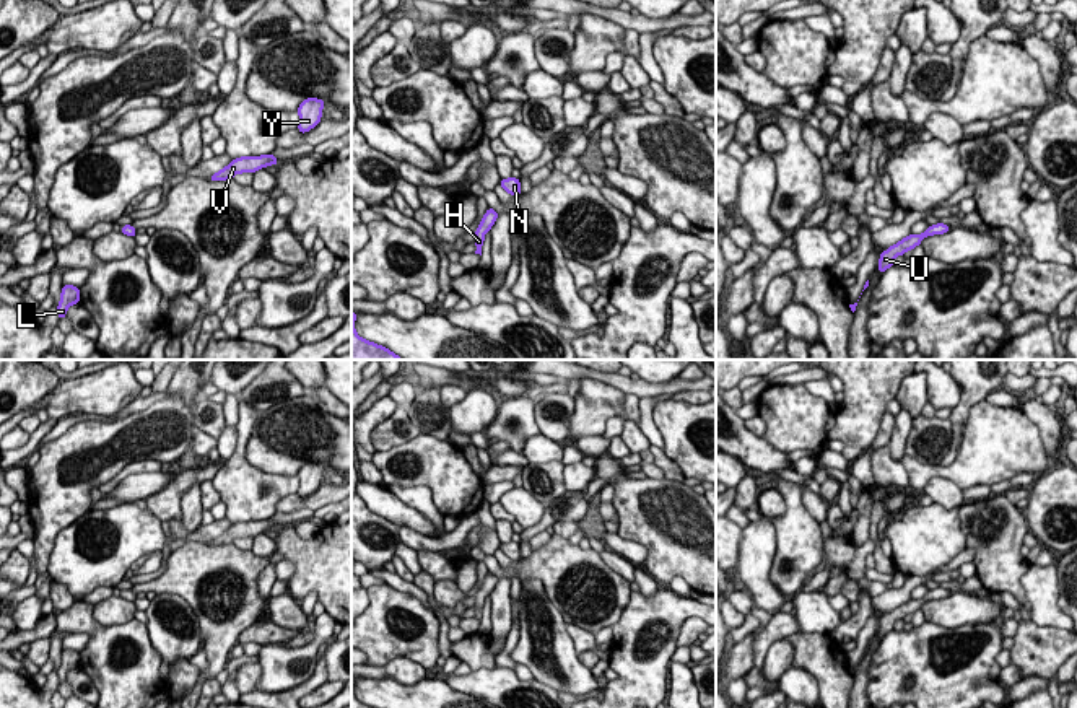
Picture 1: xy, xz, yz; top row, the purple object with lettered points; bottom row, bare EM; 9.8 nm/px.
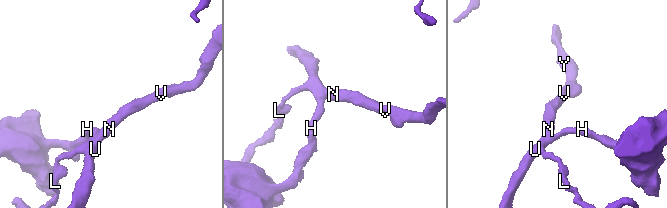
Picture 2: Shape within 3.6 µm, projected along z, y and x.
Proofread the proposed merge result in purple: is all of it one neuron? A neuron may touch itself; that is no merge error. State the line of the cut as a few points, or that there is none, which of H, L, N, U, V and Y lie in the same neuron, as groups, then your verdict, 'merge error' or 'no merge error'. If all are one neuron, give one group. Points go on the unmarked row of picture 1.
no cut | H L N U V Y | no merge error

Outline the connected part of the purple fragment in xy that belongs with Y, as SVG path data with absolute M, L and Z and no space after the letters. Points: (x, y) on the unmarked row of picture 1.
M306 462L299 469L299 472L298 472L298 479L299 479L298 495L301 498L309 496L311 493L314 493L320 487L324 469L325 469L325 465L317 464L317 462Z

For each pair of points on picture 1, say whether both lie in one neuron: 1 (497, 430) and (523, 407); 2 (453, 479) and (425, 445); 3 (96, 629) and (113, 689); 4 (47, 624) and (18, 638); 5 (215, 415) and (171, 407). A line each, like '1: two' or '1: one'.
1: one
2: one
3: one
4: one
5: two

